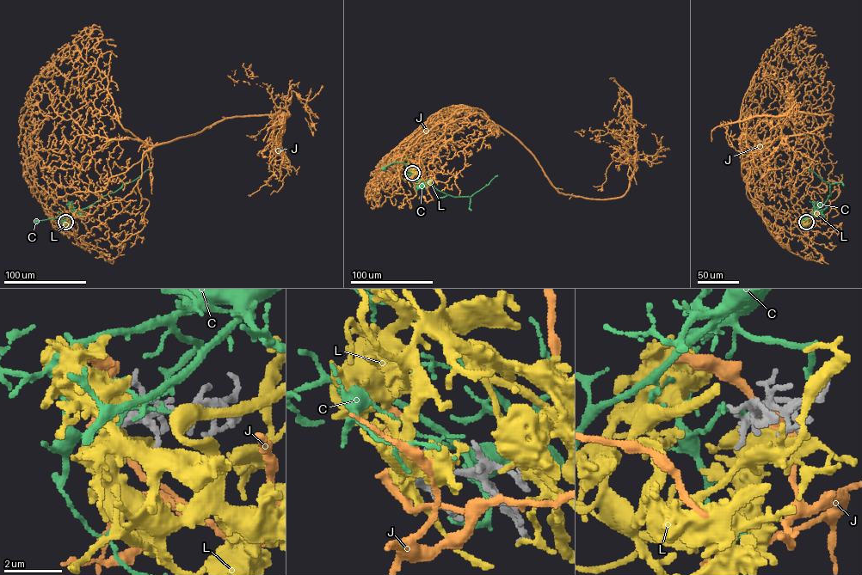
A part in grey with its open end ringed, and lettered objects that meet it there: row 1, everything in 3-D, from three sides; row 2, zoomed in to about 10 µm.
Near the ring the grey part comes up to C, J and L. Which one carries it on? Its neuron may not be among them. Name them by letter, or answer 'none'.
L

